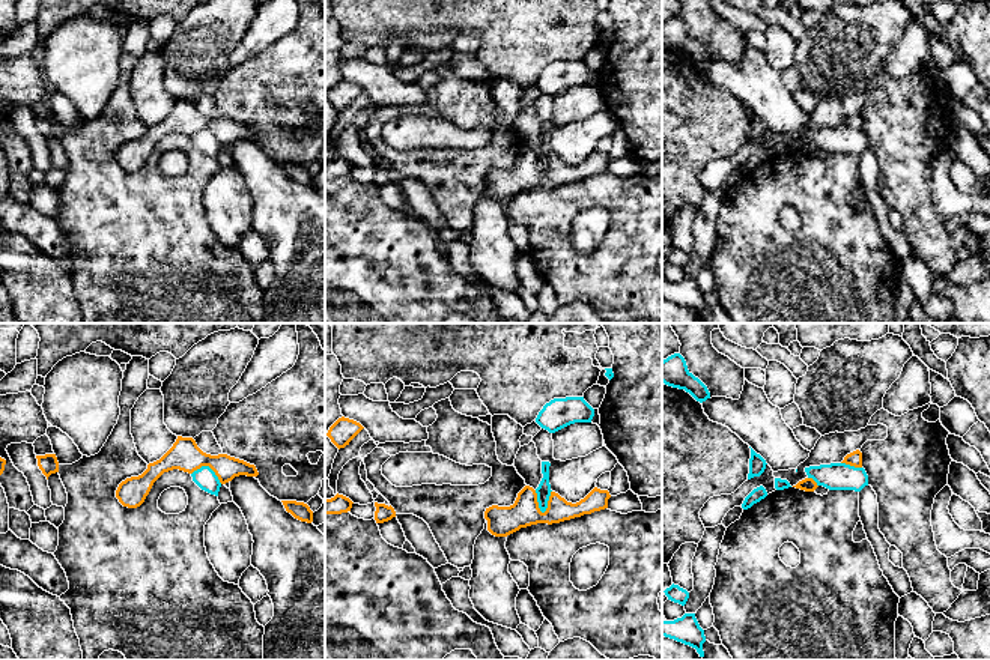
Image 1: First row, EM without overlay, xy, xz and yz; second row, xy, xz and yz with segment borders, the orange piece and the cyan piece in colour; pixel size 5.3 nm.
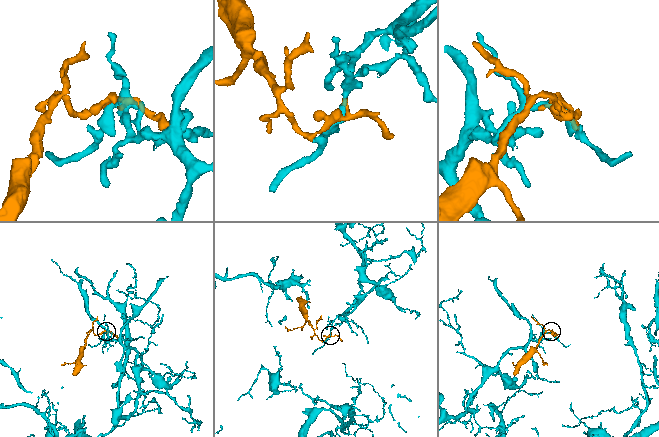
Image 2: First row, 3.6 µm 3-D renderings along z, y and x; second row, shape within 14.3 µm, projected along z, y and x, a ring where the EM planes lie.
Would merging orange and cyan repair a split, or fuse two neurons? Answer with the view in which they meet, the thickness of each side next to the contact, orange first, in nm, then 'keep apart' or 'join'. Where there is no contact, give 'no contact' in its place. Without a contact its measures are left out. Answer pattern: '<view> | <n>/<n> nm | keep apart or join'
xz | 150/80 nm | keep apart

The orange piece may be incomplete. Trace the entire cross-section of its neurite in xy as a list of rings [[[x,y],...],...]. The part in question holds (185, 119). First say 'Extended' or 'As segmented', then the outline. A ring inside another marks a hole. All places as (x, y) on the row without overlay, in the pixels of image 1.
As segmented. [[[178,99],[173,110],[159,123],[149,126],[141,138],[122,144],[116,153],[116,161],[123,170],[137,171],[144,165],[153,146],[164,135],[179,132],[193,137],[202,129],[209,129],[221,147],[226,147],[239,138],[259,138],[254,128],[227,117],[206,117],[197,110],[193,101]]]

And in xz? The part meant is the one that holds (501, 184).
As segmented. [[[525,149],[519,156],[513,168],[498,170],[492,168],[486,171],[484,182],[487,183],[487,194],[495,200],[507,200],[521,191],[527,191],[537,186],[560,186],[584,177],[591,177],[608,171],[608,162],[611,161],[608,153],[594,150],[584,162],[576,167],[567,165],[558,156],[551,155],[548,171],[540,174],[537,165],[537,156],[533,150]]]

